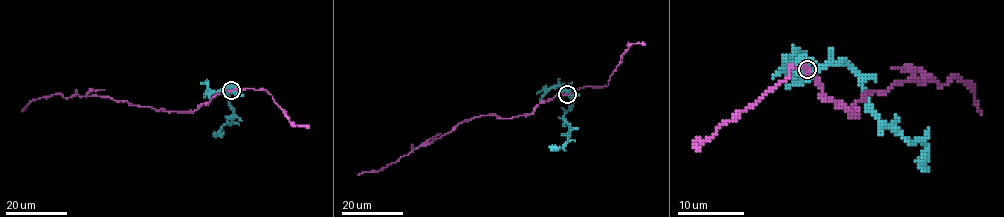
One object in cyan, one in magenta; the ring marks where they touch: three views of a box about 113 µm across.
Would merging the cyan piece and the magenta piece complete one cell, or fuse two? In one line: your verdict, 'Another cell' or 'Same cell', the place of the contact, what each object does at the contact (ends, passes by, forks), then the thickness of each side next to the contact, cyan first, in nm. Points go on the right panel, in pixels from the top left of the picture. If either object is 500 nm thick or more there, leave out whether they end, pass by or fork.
Another cell. Place: (807, 69). At the ring cyan forks. At the ring magenta passes by. Thickness 360 nm (cyan) against 240 nm

